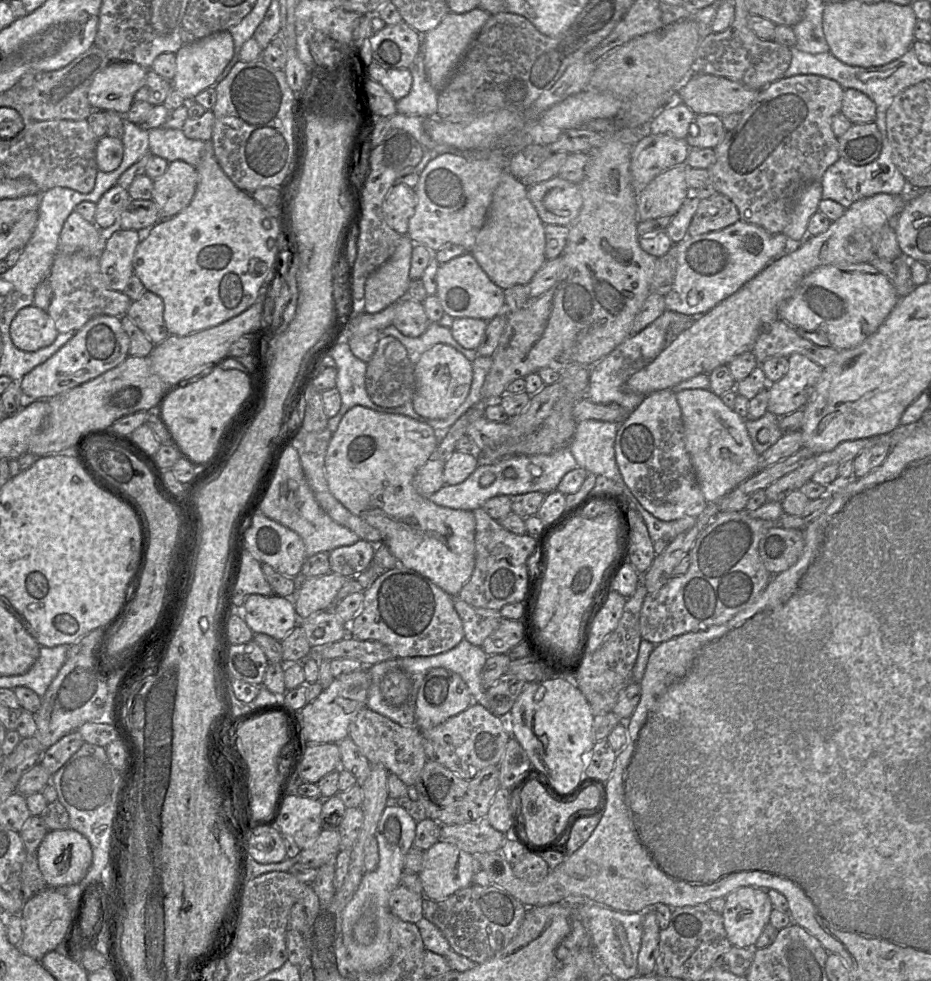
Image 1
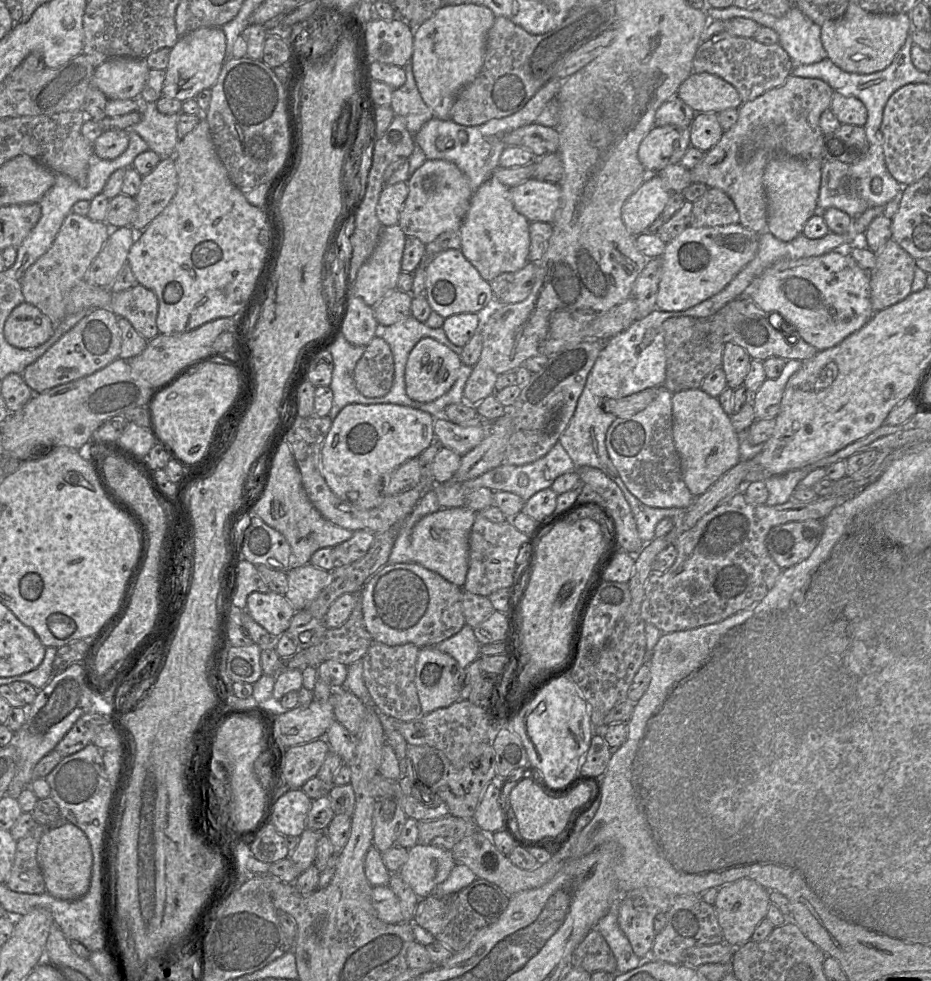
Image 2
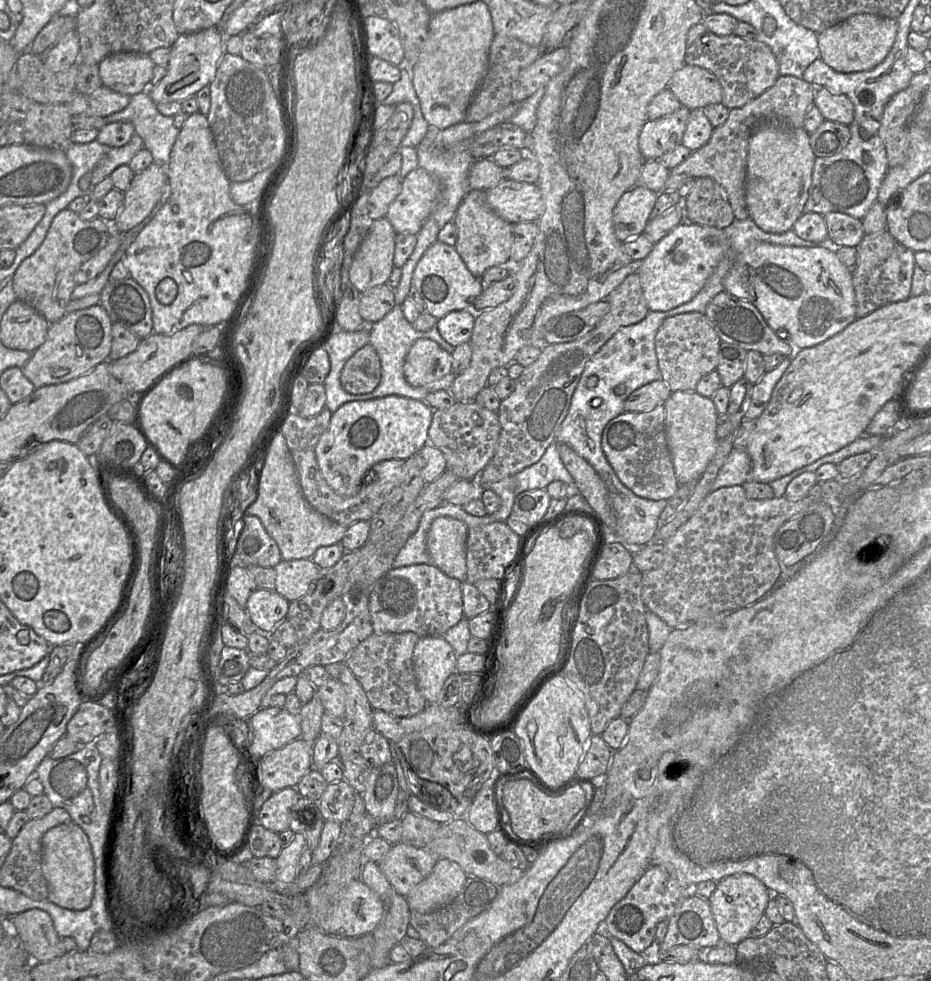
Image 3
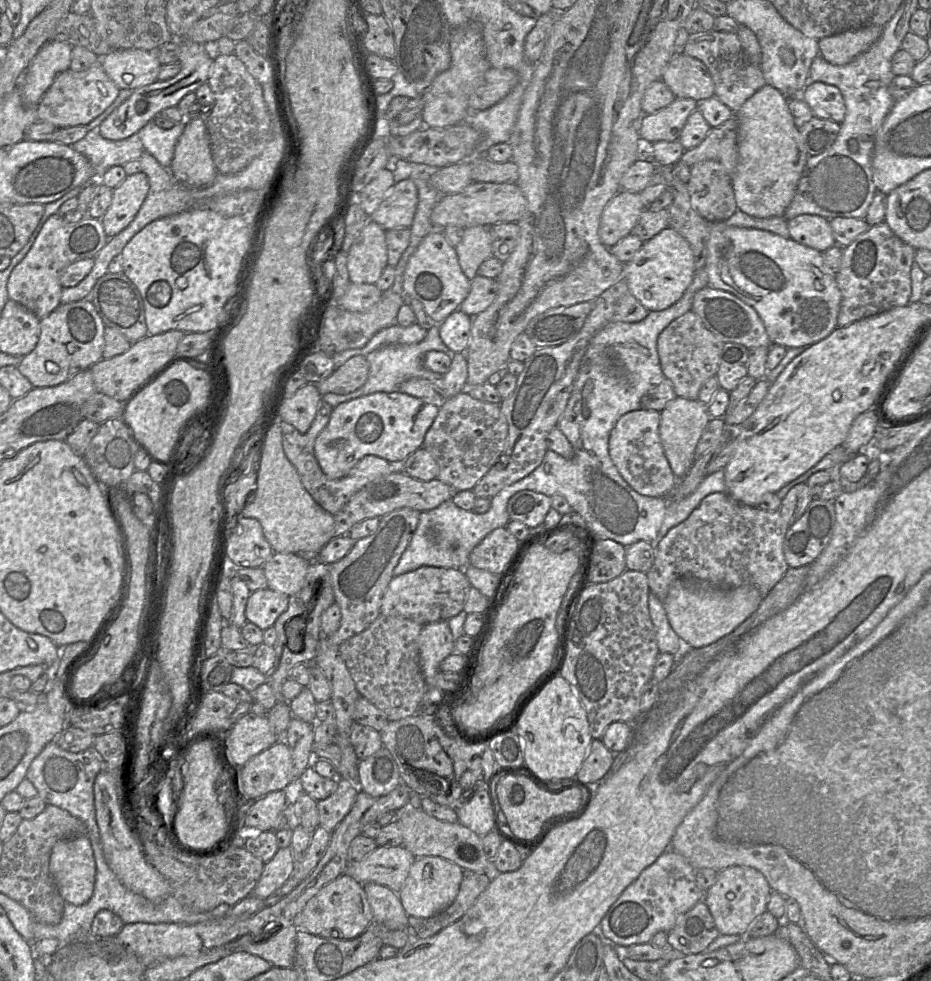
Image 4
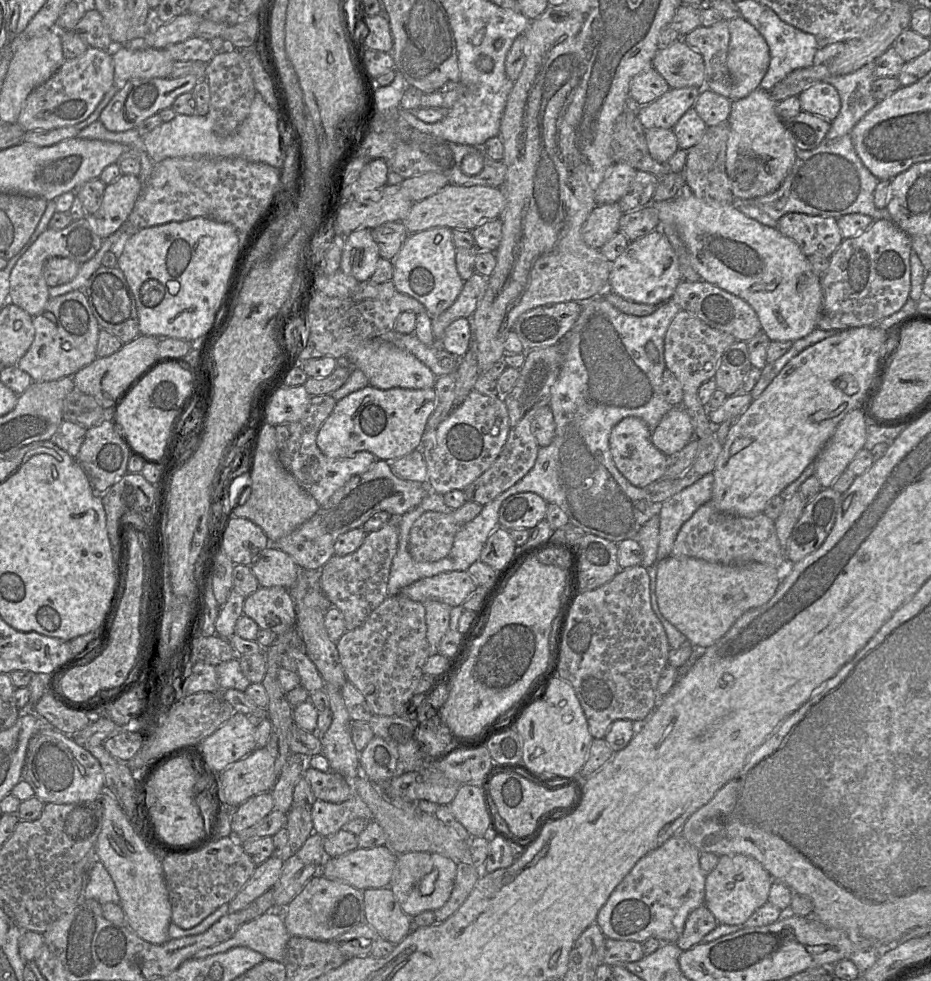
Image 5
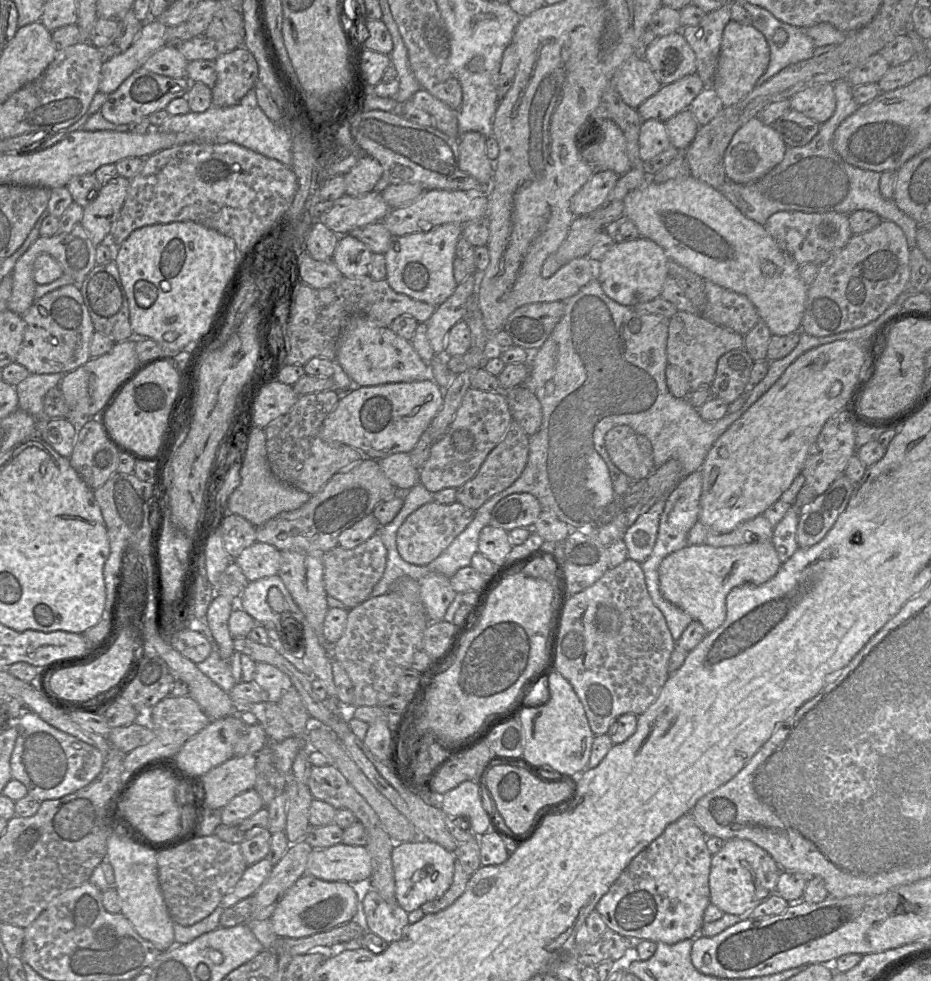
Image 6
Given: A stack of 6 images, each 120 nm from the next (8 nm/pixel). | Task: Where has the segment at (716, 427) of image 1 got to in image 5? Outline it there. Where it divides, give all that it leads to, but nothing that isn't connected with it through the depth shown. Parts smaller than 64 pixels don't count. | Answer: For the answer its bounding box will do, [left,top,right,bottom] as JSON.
[652,406,694,457]

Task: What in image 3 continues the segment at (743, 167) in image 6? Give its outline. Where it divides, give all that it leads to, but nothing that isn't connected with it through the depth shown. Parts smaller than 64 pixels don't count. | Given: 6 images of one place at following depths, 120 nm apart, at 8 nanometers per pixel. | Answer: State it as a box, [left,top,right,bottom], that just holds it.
[745,125,815,234]

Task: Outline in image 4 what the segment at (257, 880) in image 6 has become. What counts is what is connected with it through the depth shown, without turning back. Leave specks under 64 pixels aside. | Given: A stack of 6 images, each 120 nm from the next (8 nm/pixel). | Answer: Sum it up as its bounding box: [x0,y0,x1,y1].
[251,846,294,899]

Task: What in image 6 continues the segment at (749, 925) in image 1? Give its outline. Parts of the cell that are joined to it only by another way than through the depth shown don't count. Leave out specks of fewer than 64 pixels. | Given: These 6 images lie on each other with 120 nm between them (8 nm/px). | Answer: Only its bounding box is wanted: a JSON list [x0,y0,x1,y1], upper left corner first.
[709,838,782,915]

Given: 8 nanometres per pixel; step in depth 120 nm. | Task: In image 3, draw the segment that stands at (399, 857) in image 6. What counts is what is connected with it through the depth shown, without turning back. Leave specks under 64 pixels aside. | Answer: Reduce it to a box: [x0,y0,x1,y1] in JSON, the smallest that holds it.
[406,858,467,913]

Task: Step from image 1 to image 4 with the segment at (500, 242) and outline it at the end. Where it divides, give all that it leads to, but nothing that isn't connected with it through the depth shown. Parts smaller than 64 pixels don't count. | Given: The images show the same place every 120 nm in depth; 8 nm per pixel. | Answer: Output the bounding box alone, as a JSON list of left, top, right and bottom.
[455,225,493,280]

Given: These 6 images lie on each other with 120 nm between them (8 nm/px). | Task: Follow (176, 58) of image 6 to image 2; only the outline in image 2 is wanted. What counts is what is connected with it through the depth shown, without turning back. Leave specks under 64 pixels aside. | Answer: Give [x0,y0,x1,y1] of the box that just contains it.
[92,58,149,100]

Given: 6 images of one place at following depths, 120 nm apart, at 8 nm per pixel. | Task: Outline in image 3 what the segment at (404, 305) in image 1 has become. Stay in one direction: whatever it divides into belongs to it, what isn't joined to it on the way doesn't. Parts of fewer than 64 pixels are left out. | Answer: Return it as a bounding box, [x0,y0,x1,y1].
[359,284,394,322]

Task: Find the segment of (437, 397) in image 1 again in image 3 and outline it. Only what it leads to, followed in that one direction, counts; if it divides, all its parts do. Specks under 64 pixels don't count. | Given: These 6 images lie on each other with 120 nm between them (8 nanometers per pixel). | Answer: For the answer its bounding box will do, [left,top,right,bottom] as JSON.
[403,338,452,387]

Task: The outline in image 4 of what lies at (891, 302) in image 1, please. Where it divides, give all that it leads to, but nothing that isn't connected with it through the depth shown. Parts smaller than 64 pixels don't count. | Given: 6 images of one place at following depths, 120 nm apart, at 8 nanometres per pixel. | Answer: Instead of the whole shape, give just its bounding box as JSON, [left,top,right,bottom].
[705,222,842,346]

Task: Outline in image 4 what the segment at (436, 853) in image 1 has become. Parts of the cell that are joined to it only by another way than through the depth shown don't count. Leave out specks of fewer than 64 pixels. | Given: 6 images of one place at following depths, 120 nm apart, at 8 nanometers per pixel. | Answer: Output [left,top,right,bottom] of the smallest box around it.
[345,846,415,893]

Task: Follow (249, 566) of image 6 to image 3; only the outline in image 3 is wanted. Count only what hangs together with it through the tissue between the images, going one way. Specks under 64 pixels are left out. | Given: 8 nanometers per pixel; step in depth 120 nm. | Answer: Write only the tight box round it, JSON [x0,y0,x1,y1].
[275,559,320,601]

